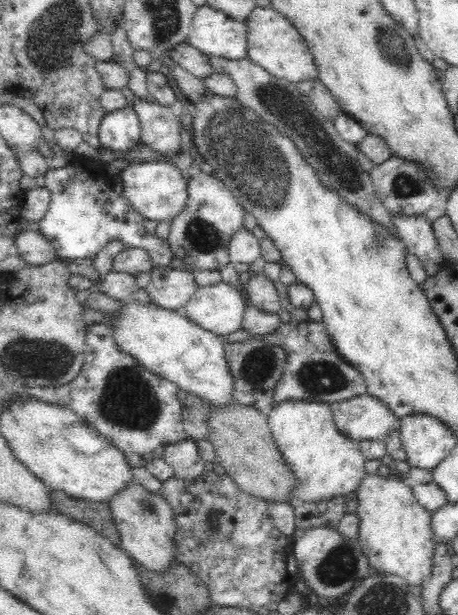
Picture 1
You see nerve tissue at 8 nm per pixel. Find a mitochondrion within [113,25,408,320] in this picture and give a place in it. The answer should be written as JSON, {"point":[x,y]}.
{"point":[256,161]}

